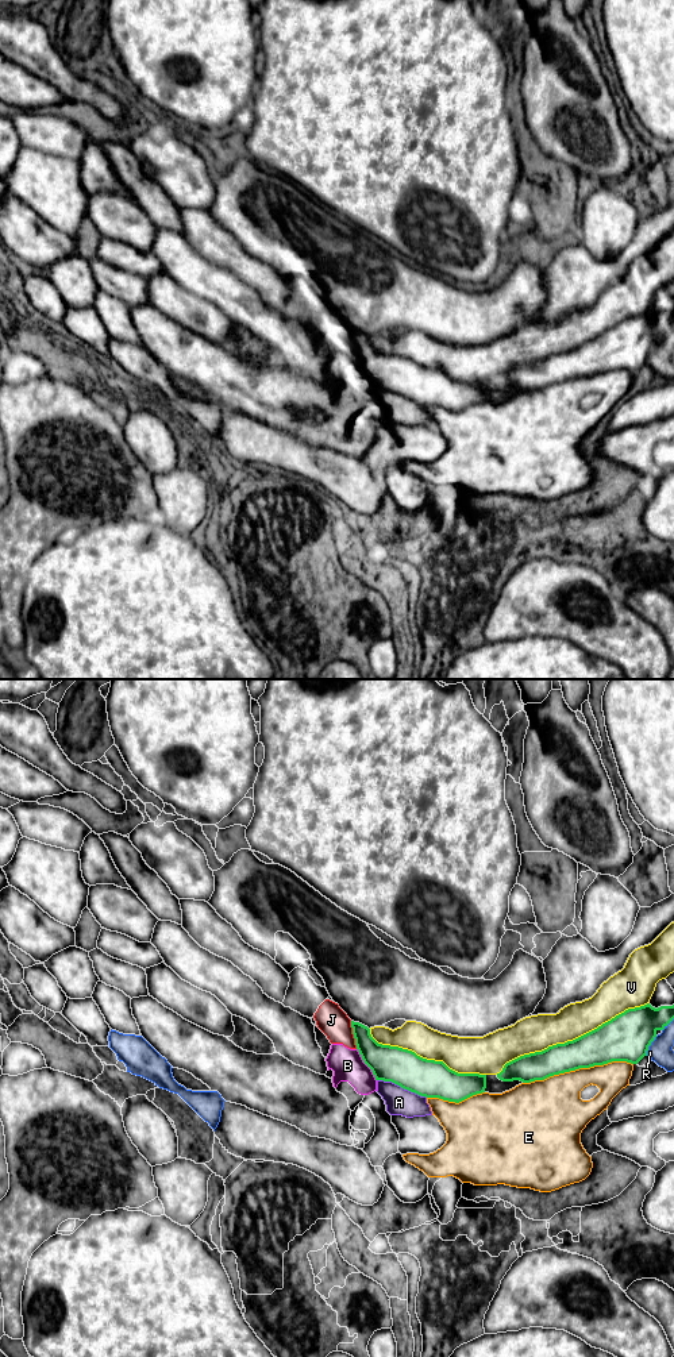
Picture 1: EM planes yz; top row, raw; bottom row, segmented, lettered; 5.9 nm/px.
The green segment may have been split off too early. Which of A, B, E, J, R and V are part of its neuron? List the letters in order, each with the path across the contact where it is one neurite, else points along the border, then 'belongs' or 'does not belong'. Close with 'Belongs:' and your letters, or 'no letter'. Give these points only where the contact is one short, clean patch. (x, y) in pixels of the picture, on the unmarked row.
A: does not belong
B: border yz (357, 357), (362, 370), (376, 389); does not belong
E: does not belong
J: way yz (384, 369), (353, 342), (342, 339), (331, 328); belongs
R: does not belong
V: does not belong
Belongs: J

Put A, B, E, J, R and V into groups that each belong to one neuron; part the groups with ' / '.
A B / E / J / R / V

